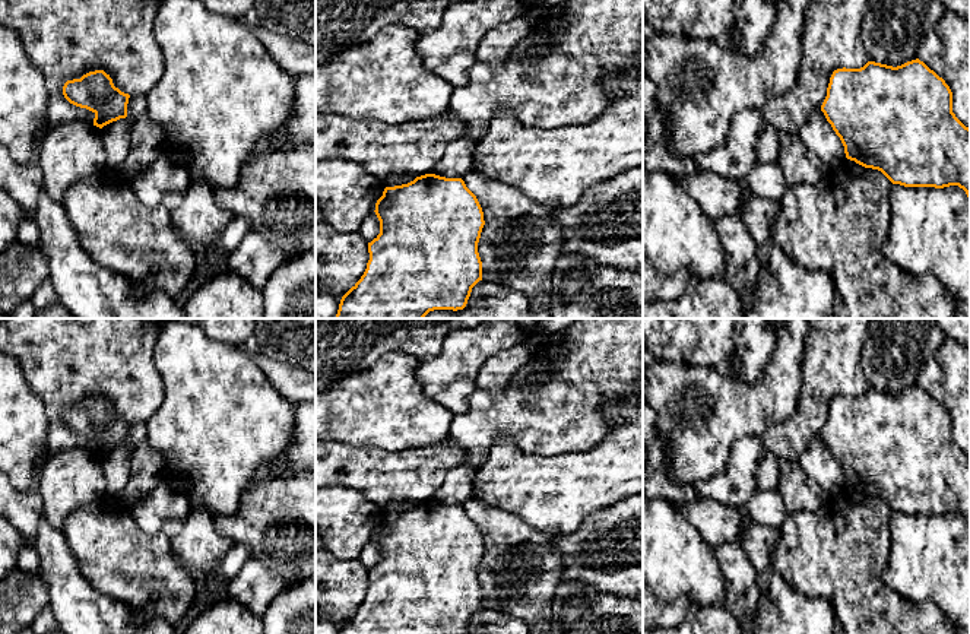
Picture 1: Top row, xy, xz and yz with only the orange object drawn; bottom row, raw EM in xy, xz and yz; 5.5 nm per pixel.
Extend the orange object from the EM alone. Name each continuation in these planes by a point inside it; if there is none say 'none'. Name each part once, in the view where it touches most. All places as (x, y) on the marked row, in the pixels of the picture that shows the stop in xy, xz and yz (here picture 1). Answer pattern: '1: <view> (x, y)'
none

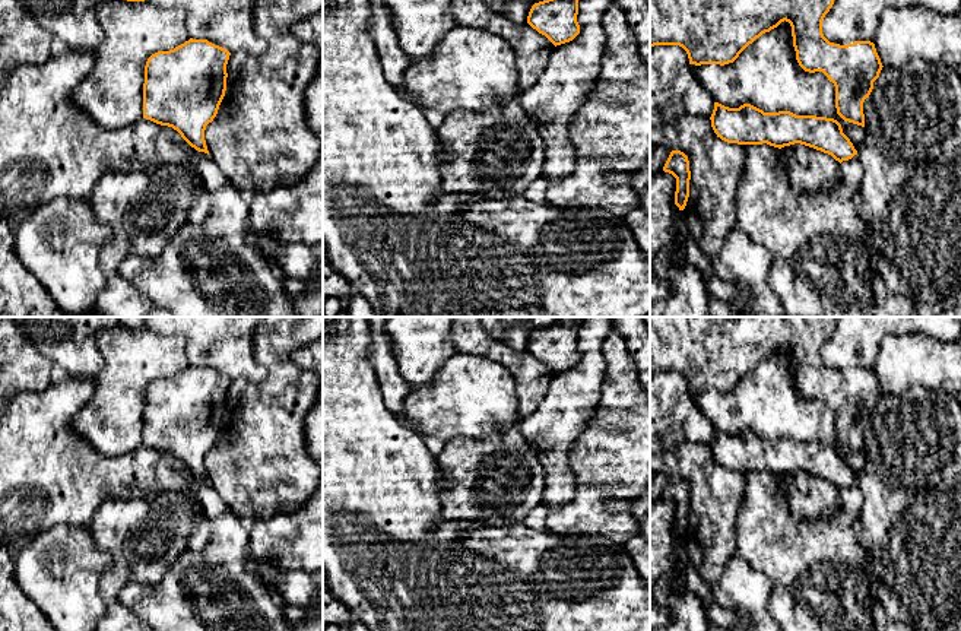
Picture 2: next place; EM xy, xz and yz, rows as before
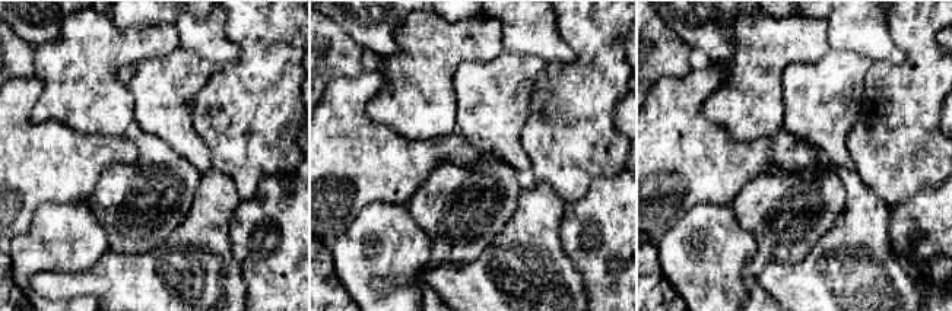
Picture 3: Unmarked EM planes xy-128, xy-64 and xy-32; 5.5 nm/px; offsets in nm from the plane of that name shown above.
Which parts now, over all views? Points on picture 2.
1: yz (852, 170)

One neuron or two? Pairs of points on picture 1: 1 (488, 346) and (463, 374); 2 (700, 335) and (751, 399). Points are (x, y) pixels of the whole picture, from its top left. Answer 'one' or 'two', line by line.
1: one
2: two

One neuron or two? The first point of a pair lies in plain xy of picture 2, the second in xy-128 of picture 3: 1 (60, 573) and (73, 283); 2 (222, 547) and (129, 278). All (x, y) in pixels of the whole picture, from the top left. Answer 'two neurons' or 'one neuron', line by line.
1: two neurons
2: one neuron

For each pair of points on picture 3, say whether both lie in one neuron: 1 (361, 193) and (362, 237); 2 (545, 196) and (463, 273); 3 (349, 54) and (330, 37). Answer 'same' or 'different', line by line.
1: different
2: same
3: same

